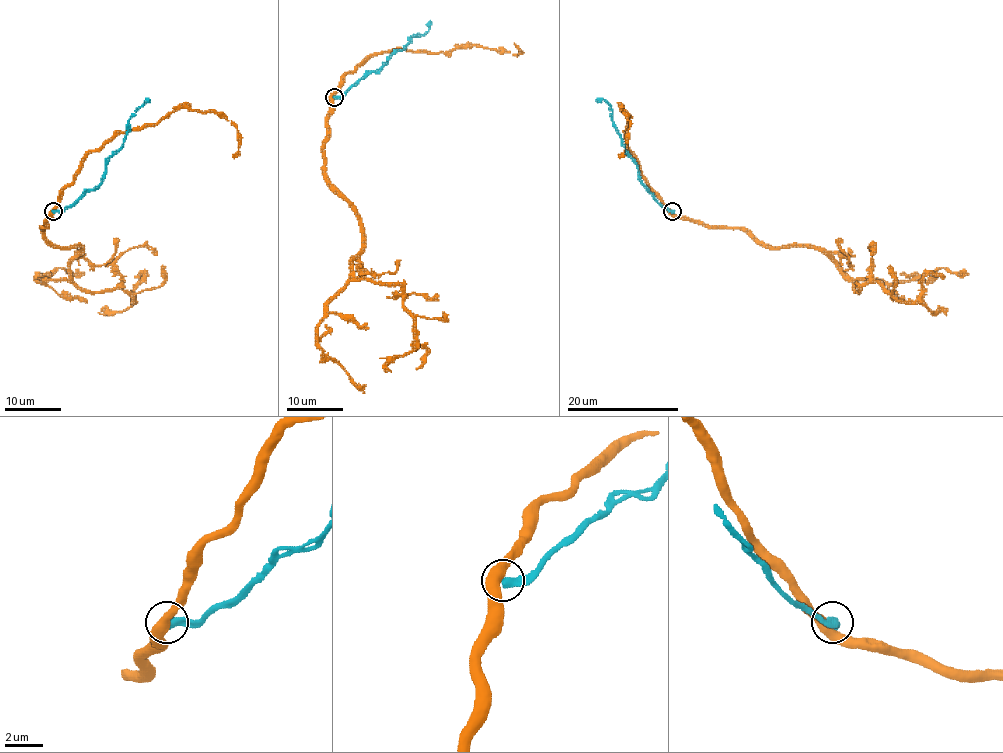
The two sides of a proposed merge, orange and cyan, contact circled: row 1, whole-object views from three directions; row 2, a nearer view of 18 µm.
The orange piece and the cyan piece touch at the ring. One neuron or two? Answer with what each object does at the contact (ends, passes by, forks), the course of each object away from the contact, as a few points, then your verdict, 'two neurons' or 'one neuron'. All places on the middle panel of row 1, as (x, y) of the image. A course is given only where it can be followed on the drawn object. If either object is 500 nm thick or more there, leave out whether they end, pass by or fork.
orange runs (335, 96), (323, 177), (358, 221), (351, 271), (400, 286), (417, 347), (427, 349), (416, 369); cyan runs (335, 97), (342, 97), (405, 47), (410, 37), (420, 37), (430, 20); two neurons

